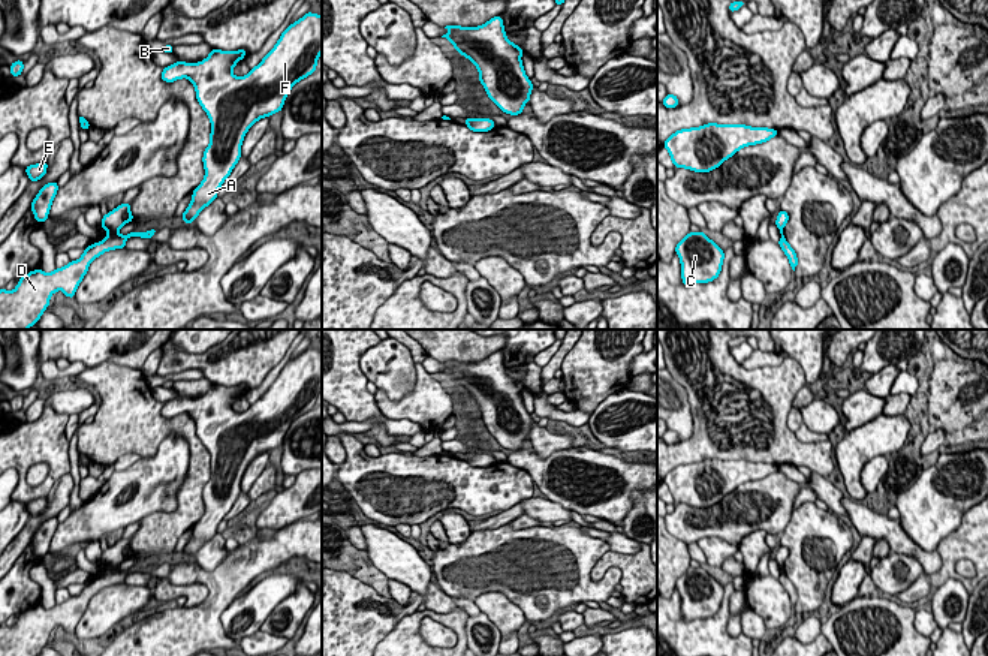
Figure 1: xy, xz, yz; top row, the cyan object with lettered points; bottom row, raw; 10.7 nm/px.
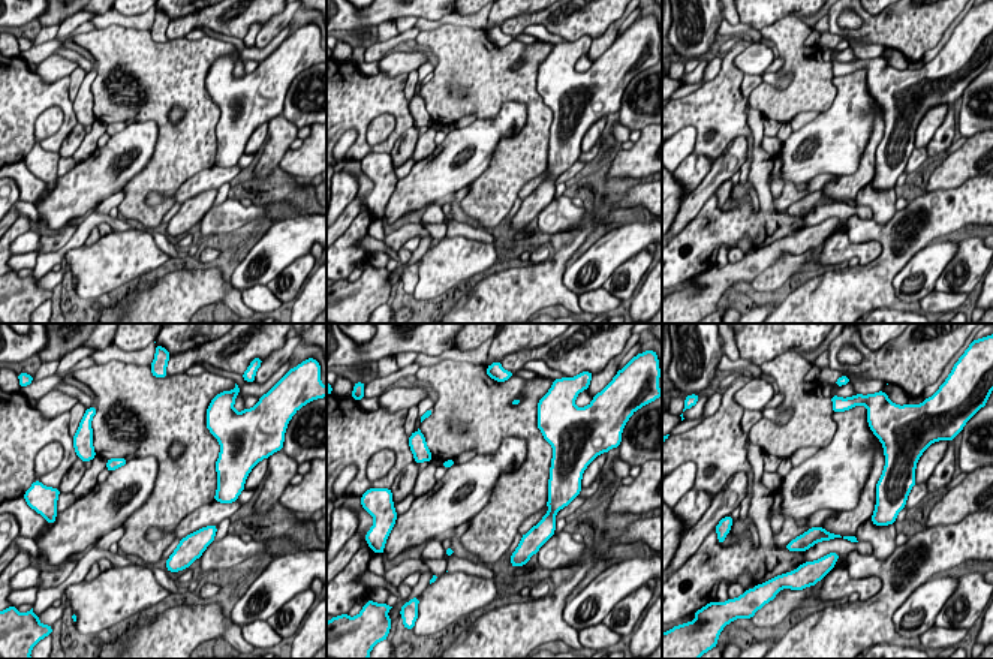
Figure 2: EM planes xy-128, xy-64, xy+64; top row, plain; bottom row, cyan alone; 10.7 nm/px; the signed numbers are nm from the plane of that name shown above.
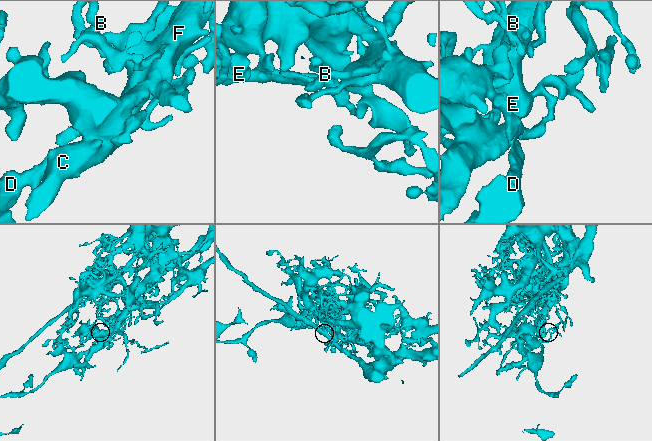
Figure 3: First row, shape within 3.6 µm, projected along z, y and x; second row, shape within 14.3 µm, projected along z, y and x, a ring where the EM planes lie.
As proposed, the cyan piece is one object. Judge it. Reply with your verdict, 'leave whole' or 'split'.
split

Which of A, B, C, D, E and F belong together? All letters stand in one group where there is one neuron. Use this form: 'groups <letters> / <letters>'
groups A B C E F / D

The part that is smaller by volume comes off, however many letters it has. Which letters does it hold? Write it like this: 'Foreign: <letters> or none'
Foreign: D

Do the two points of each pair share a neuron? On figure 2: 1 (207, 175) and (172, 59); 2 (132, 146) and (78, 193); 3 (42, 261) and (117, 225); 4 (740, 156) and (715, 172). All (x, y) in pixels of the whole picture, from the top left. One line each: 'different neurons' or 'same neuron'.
1: different neurons
2: same neuron
3: same neuron
4: same neuron

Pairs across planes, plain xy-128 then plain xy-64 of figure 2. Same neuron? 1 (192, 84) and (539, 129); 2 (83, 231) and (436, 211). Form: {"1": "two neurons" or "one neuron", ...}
{"1": "one neuron", "2": "one neuron"}

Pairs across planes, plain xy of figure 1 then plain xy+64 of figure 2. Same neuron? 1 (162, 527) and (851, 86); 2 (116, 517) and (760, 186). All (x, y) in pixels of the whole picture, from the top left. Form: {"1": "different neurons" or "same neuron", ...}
{"1": "different neurons", "2": "different neurons"}

